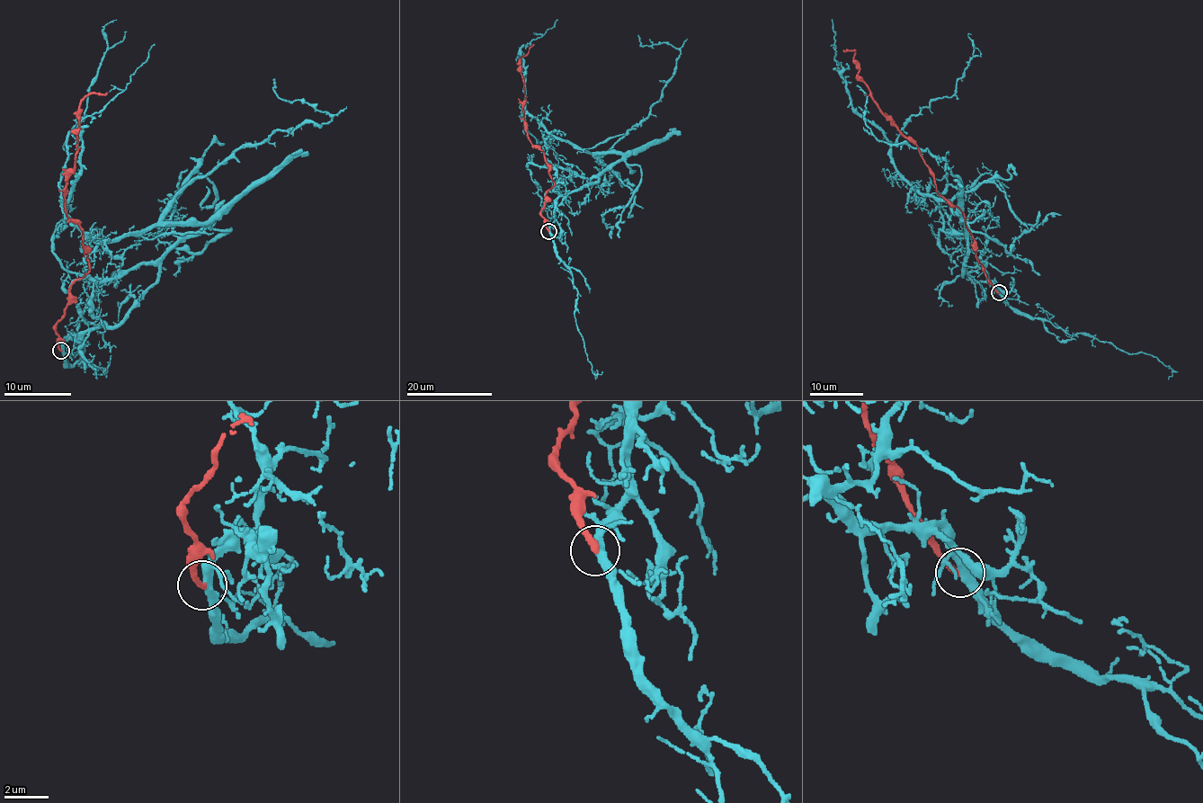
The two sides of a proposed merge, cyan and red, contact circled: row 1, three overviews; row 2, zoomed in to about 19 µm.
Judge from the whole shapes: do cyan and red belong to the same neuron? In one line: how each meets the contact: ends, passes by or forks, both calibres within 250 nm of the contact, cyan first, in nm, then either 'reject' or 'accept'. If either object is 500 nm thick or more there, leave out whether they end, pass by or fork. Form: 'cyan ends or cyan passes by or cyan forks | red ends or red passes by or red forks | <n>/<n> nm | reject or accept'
cyan passes by | red ends | 420/280 nm | reject

